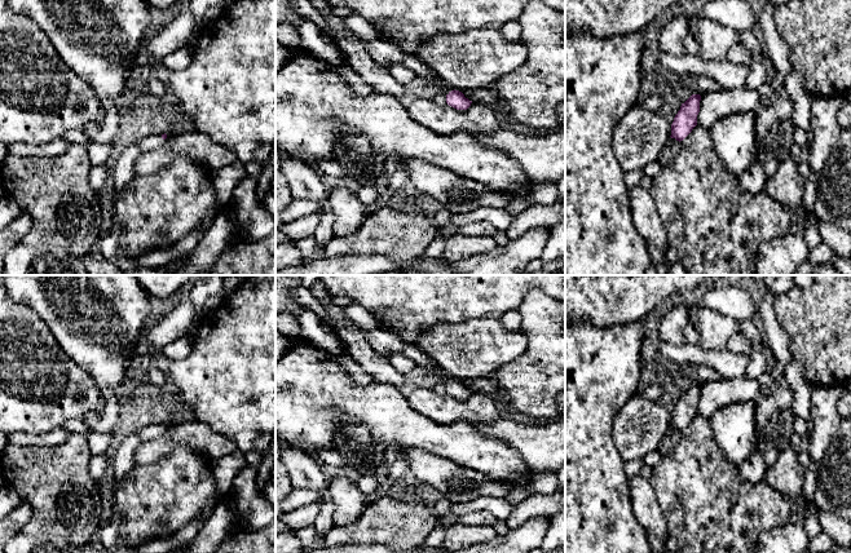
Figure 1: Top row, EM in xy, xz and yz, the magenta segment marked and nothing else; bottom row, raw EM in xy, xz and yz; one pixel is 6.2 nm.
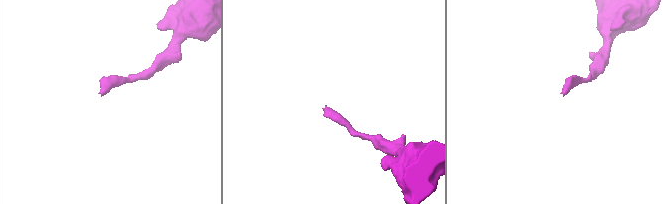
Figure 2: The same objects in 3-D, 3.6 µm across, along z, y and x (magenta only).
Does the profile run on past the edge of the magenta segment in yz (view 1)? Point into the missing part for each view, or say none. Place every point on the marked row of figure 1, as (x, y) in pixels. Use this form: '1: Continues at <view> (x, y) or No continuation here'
1: No continuation here

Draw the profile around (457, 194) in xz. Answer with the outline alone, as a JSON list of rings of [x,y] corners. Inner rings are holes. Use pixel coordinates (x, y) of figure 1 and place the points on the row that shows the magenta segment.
[[[409,159],[402,165],[419,193],[438,200],[453,214],[479,208],[503,209],[513,198],[418,159]]]

